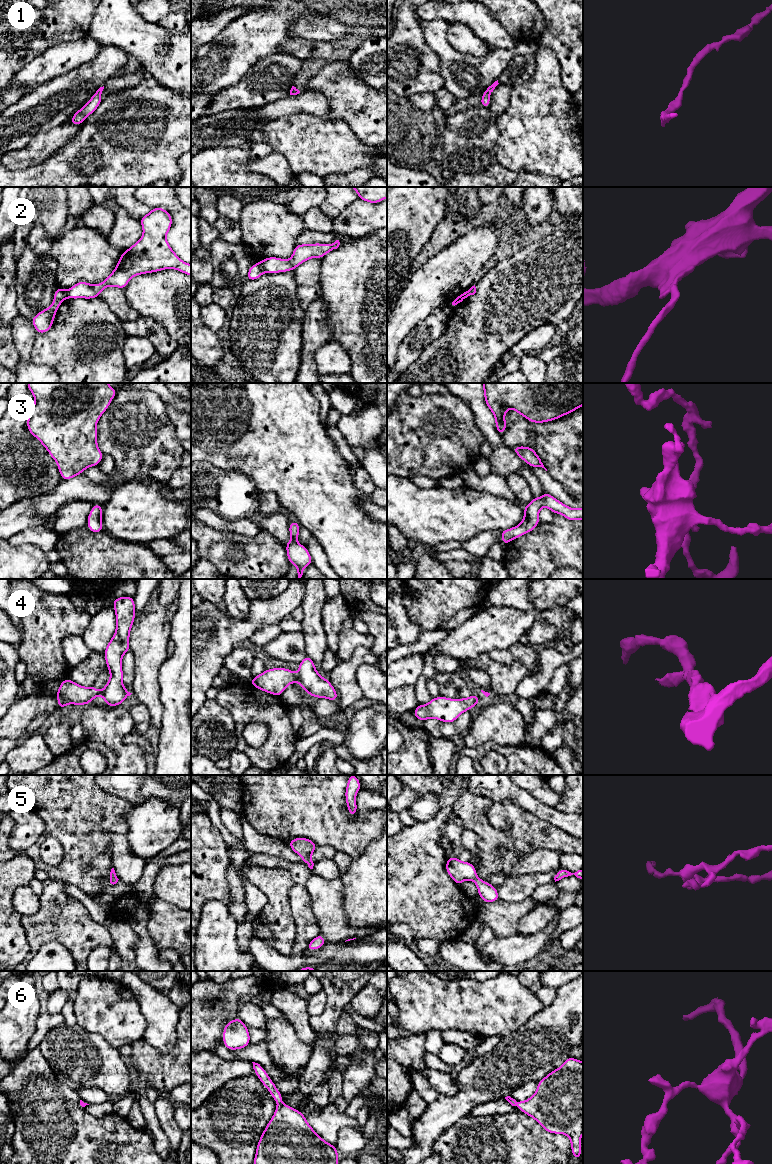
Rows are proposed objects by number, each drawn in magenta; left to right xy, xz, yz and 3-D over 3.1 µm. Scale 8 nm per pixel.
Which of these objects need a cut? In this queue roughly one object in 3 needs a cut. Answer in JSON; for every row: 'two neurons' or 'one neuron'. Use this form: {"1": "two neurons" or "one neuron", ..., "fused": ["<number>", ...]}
{"1": "one neuron", "2": "two neurons", "3": "one neuron", "4": "two neurons", "5": "one neuron", "6": "one neuron", "fused": ["2", "4"]}

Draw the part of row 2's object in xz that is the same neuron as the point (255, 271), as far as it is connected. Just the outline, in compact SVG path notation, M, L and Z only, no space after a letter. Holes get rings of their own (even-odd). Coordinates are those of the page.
M257 262L249 268L247 273L247 281L259 279L262 276L263 272L264 269L262 268L261 263Z

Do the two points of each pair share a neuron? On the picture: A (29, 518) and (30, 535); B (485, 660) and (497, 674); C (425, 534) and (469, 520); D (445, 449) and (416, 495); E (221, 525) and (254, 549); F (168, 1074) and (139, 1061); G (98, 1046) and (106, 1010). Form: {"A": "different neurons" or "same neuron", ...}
{"A": "different neurons", "B": "same neuron", "C": "same neuron", "D": "different neurons", "E": "different neurons", "F": "same neuron", "G": "different neurons"}

